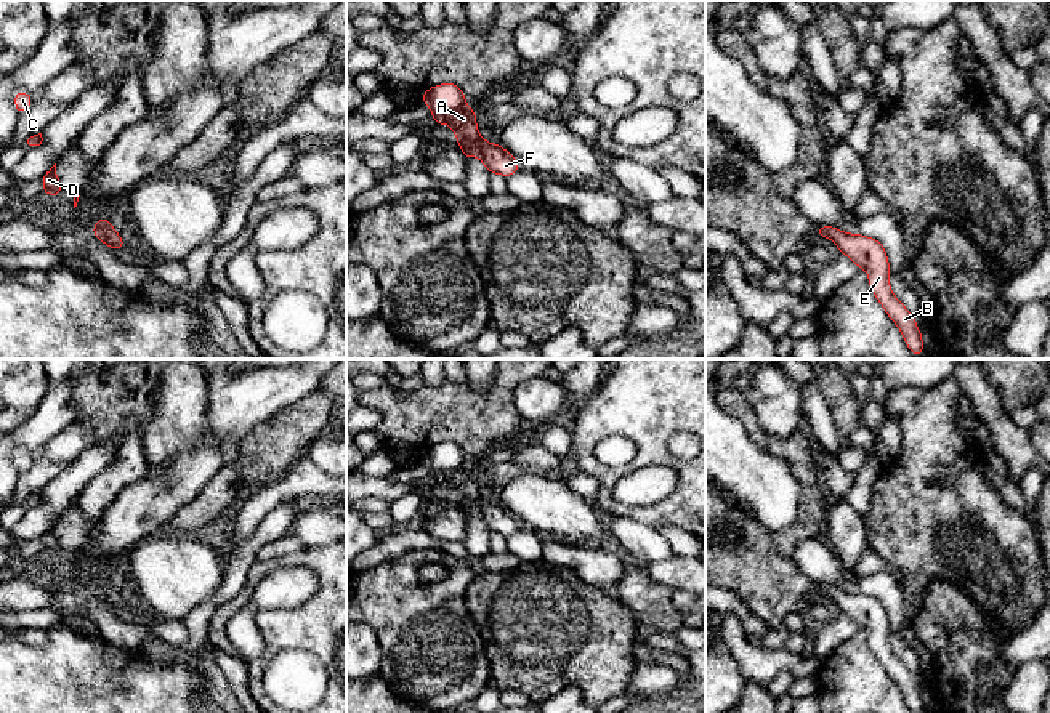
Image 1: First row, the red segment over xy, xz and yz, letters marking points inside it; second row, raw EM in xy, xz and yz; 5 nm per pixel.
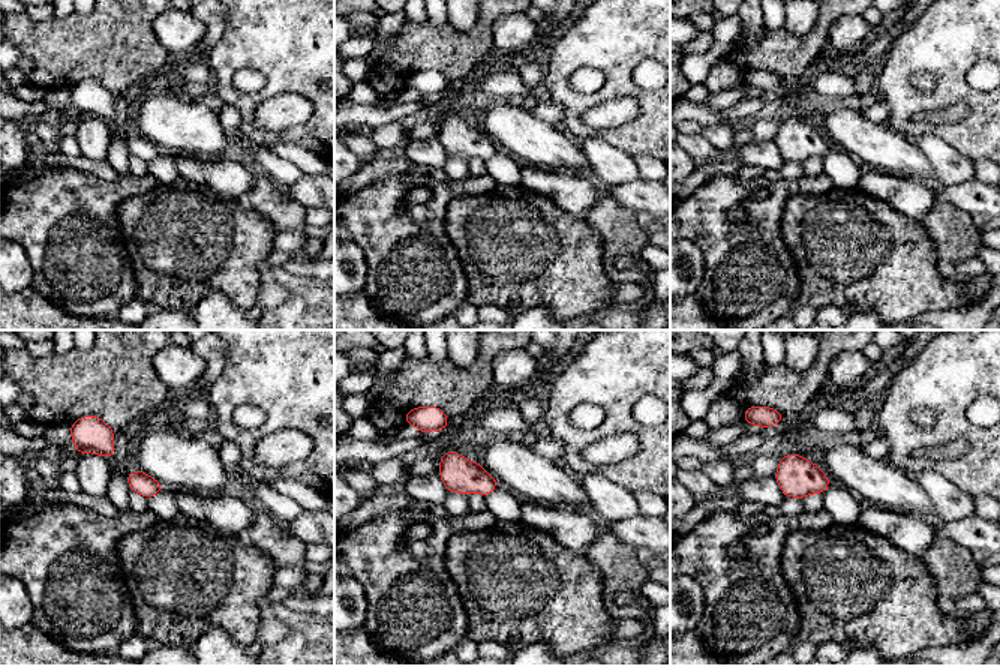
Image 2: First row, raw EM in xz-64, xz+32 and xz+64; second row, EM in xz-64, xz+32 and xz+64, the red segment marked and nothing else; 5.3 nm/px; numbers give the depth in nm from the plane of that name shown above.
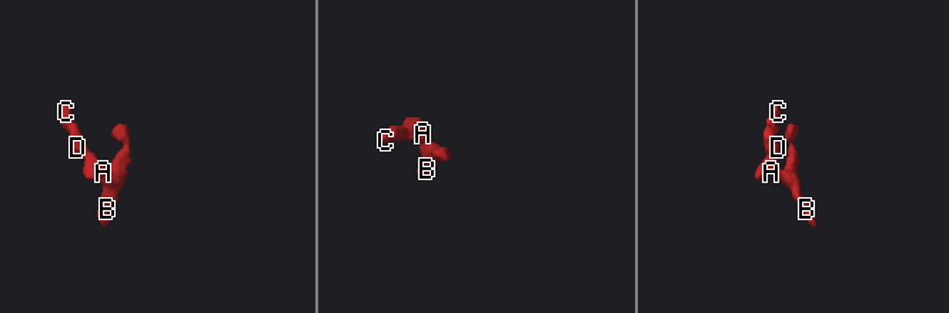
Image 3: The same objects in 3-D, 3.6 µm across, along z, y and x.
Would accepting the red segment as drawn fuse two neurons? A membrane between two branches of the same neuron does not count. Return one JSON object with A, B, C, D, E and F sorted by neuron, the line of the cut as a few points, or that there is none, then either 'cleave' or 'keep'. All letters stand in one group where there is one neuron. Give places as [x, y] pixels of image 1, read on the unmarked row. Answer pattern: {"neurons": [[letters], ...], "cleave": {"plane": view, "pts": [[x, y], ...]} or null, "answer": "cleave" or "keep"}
{"neurons": [["A", "B", "C", "D", "E", "F"]], "cleave": null, "answer": "keep"}

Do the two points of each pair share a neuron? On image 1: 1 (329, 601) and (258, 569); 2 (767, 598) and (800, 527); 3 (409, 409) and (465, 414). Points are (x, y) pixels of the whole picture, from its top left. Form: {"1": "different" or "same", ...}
{"1": "same", "2": "same", "3": "same"}

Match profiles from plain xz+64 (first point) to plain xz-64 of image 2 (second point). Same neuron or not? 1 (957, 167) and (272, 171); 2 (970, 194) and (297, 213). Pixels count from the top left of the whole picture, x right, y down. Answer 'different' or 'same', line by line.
1: same
2: different

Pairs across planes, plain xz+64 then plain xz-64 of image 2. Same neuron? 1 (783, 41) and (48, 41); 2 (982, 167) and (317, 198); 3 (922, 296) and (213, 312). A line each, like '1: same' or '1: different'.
1: same
2: different
3: different

